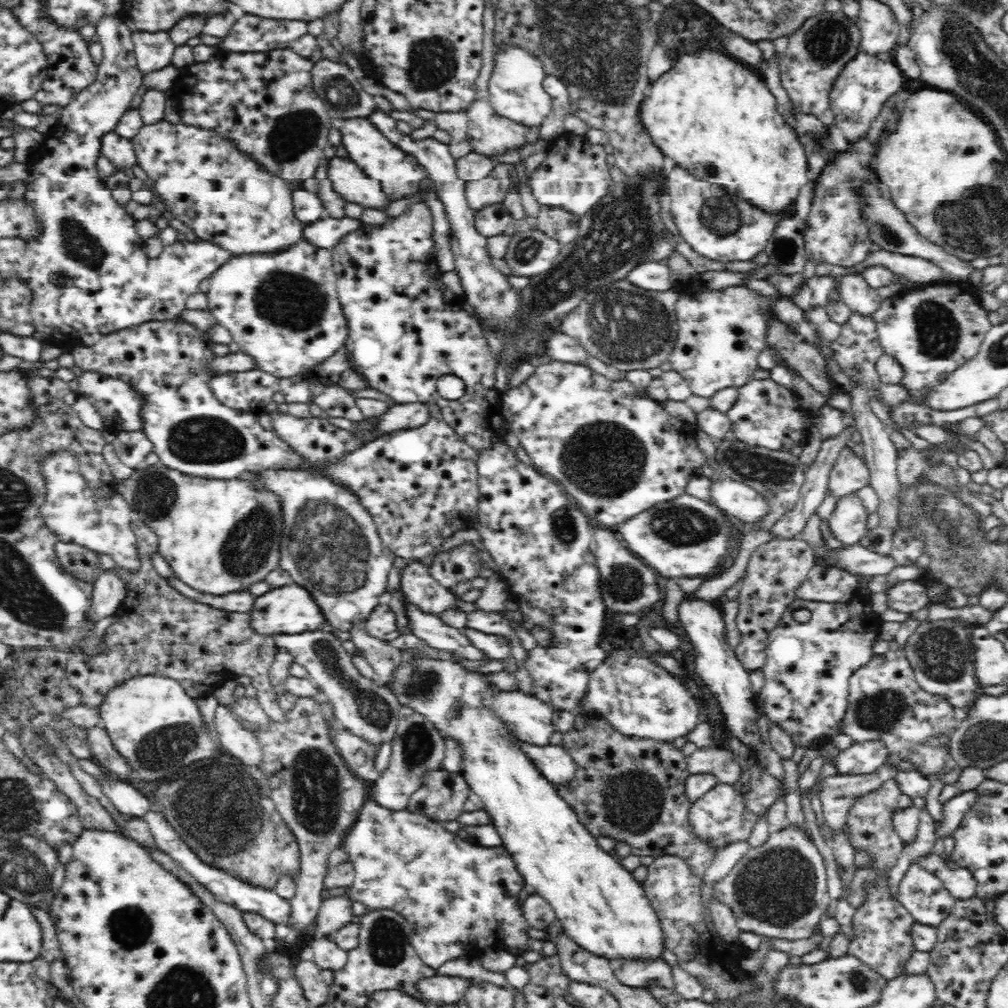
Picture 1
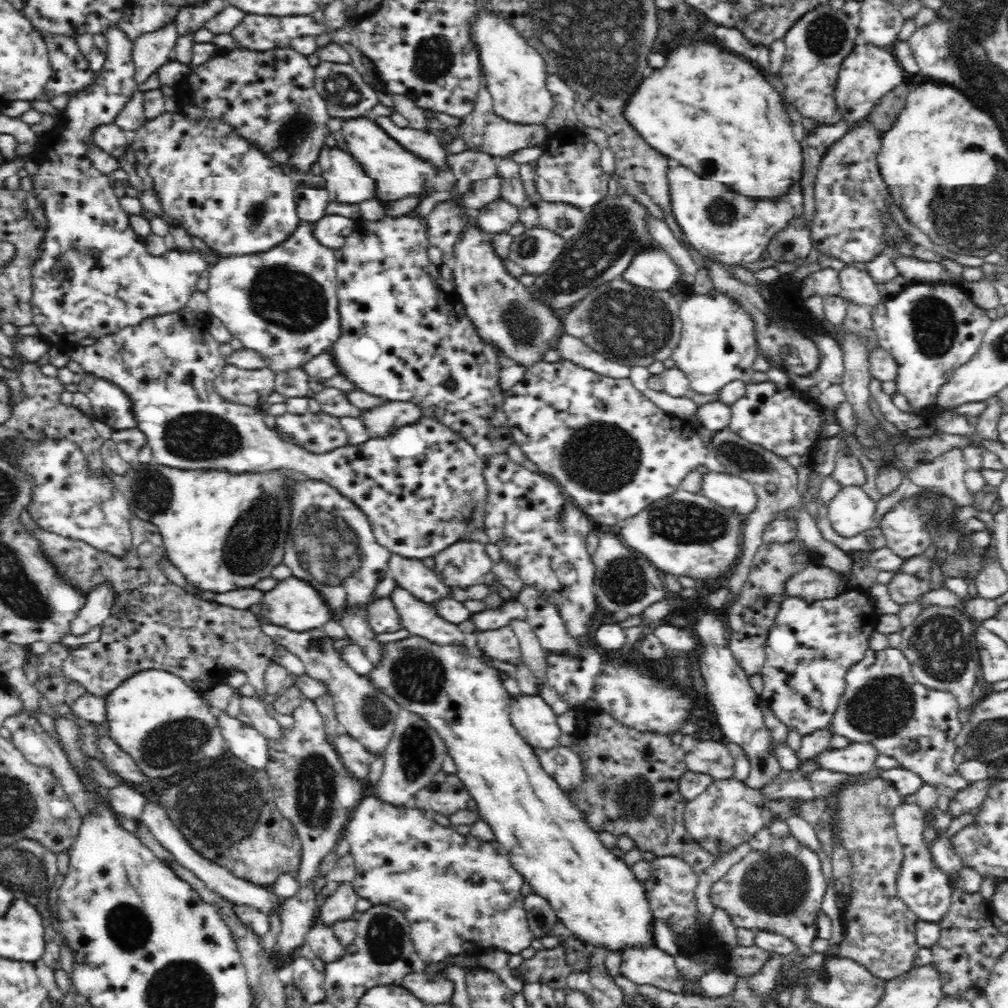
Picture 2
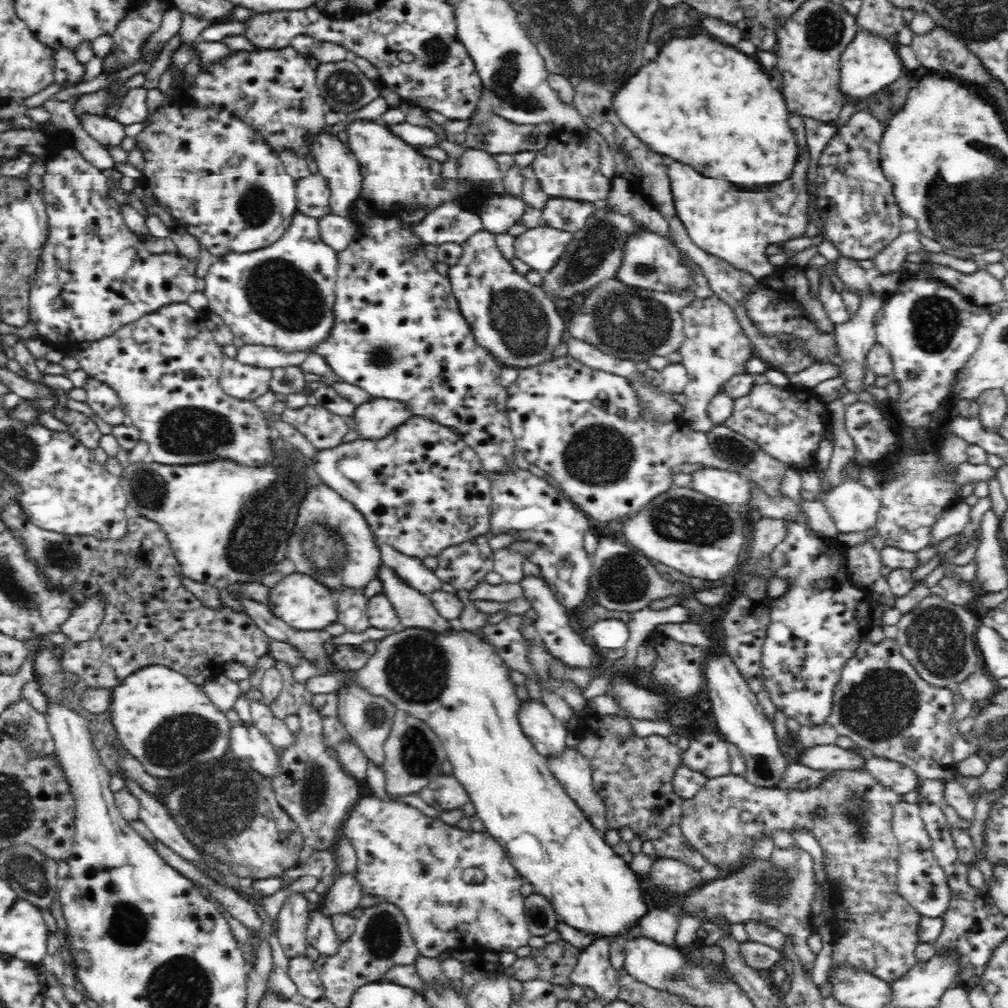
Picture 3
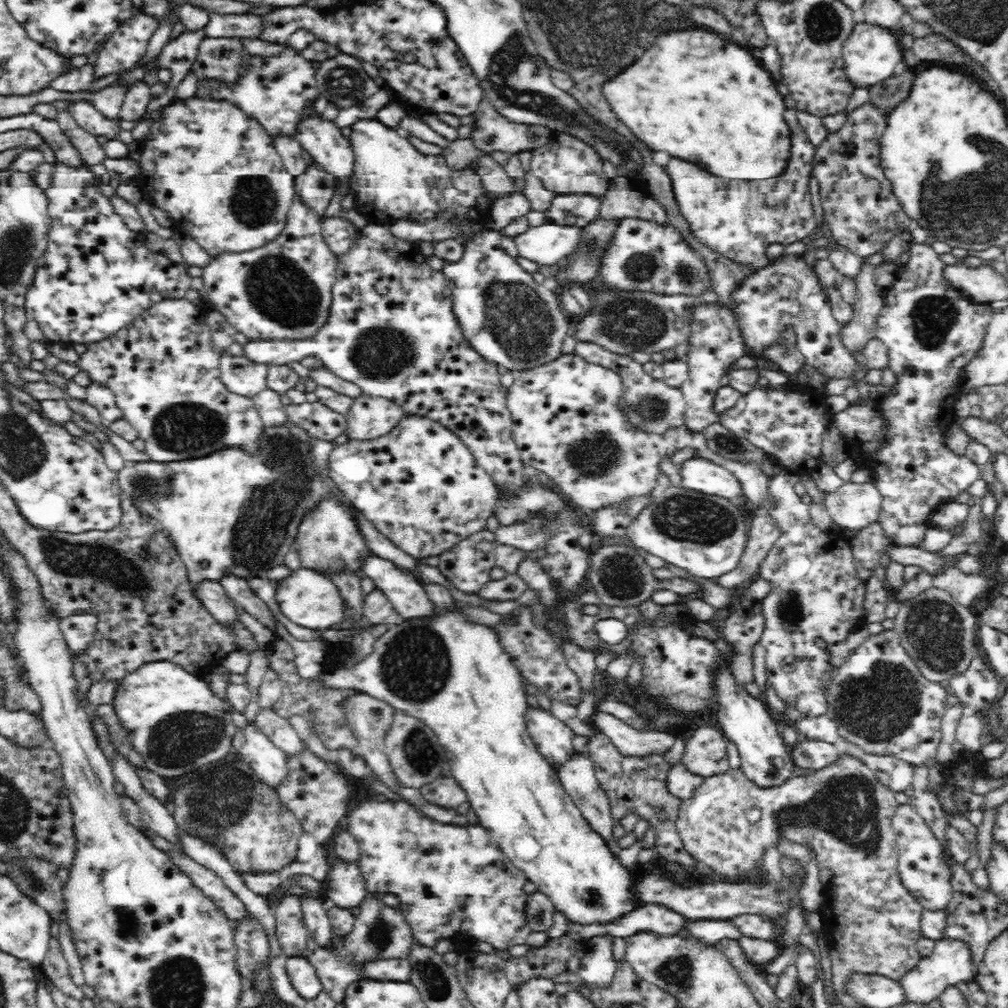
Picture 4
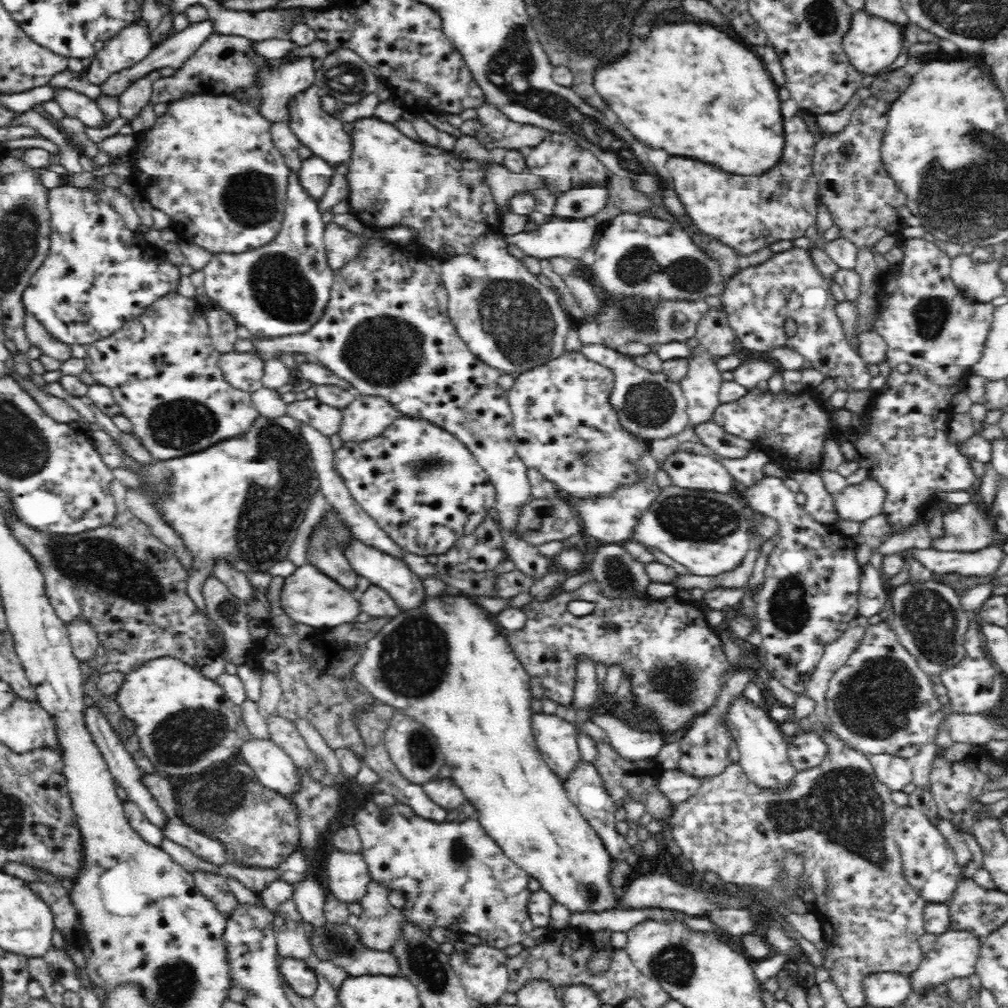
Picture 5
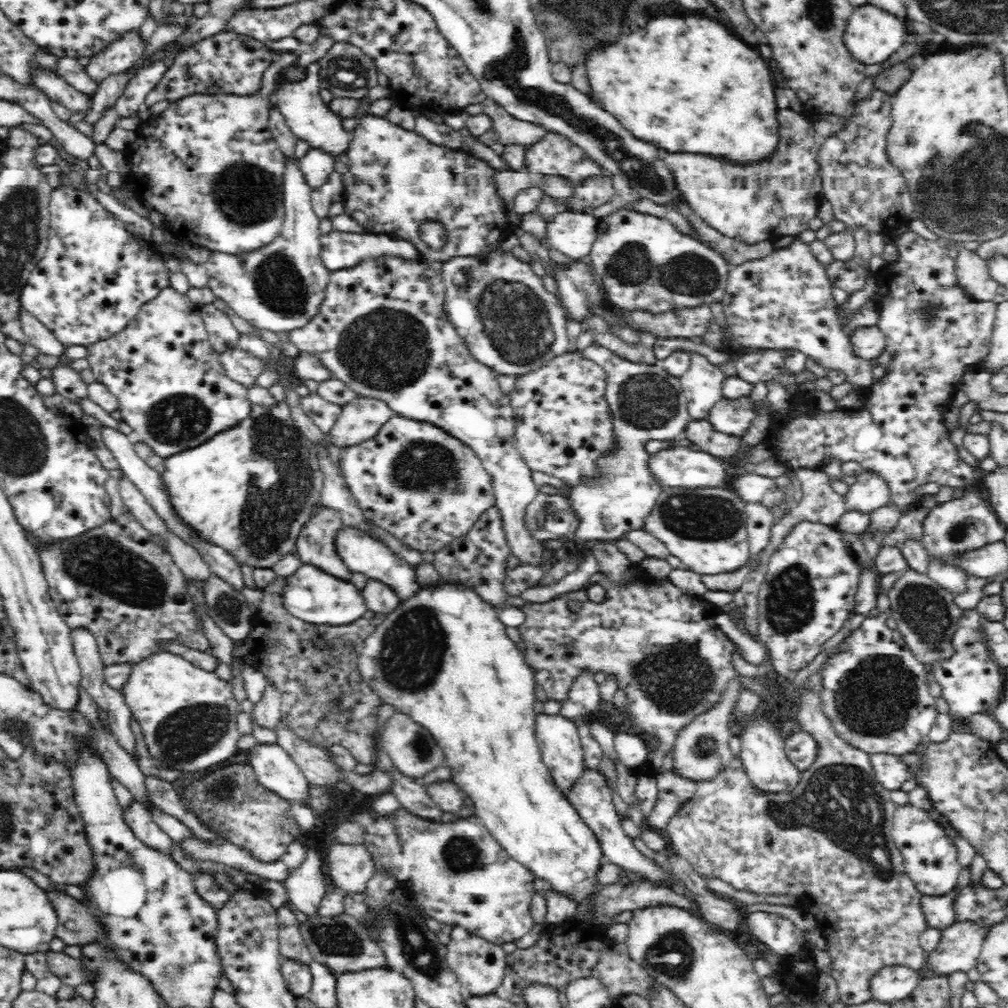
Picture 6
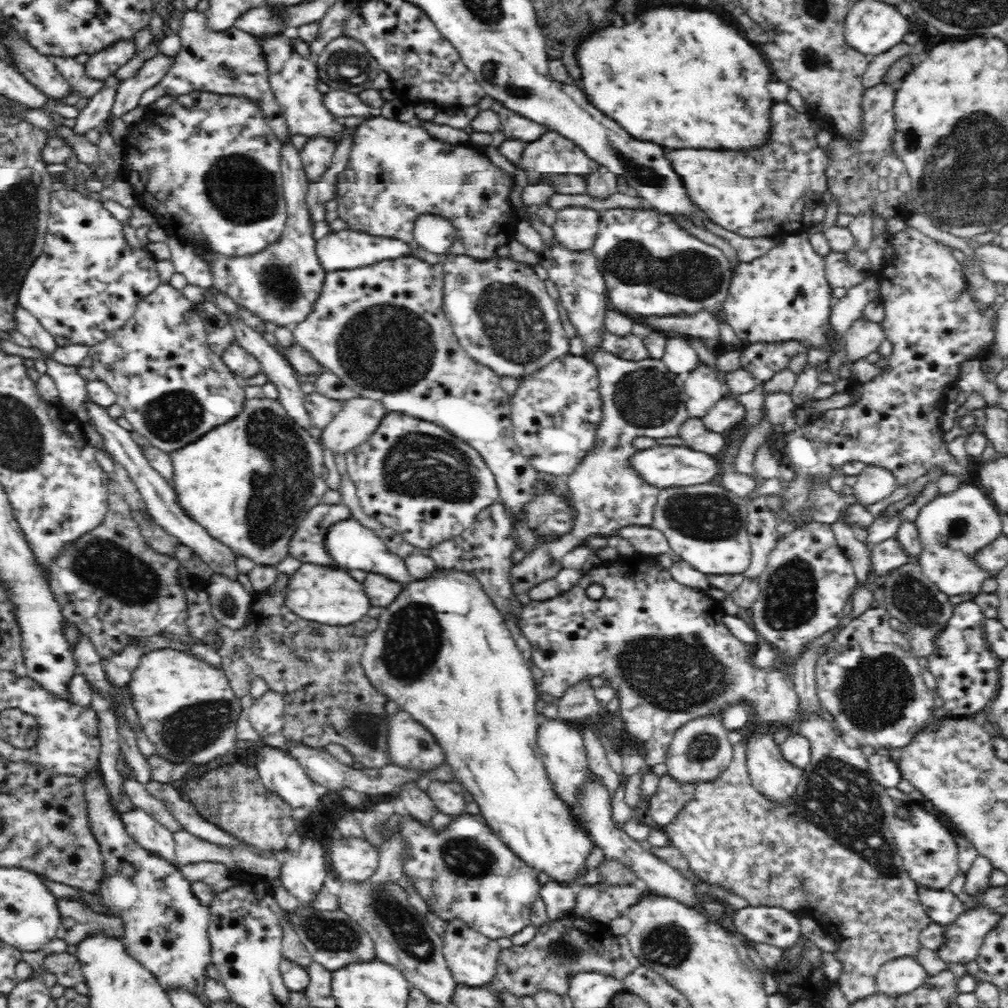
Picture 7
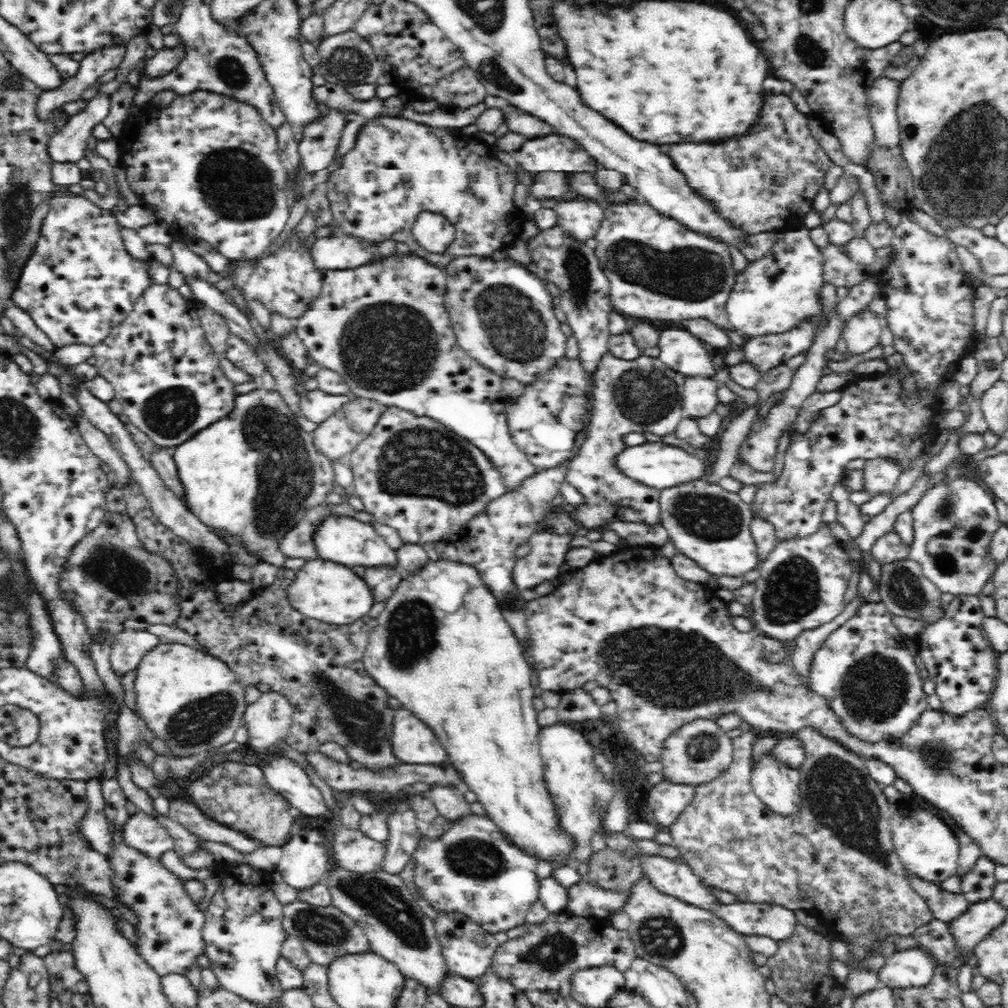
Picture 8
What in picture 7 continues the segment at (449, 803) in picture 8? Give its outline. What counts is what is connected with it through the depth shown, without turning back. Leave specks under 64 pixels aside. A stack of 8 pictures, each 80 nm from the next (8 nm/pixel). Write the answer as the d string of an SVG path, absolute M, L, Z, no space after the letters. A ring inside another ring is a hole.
M456 780L432 781L427 786L427 795L434 801L438 812L444 812L453 819L466 812L465 789Z

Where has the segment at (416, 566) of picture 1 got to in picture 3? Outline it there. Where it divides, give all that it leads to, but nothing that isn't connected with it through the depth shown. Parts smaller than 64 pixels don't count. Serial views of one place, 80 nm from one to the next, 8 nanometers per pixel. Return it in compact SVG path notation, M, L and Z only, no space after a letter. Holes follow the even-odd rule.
M375 536L375 542L376 542L376 549L378 549L378 552L380 552L380 557L382 557L382 563L386 564L387 566L390 566L395 572L398 573L398 576L401 576L403 580L406 580L406 583L412 585L412 587L416 589L420 589L420 591L423 594L429 595L430 592L434 592L434 589L440 589L442 586L442 582L435 576L435 572L432 570L429 570L424 566L423 562L420 559L412 558L410 556L406 556L406 554L403 554L403 552L400 552L396 550L396 548L393 548L392 546L389 546L387 543L381 542L380 540L376 540Z

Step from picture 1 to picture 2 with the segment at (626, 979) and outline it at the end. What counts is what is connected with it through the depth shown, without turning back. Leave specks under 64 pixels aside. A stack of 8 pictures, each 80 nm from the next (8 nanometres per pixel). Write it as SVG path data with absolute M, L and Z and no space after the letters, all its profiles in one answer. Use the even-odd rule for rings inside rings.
M654 943L624 947L620 953L619 972L634 983L649 984L654 988L676 994L683 992L706 998L700 989L700 984L696 982L696 988L694 988L692 980L678 969L676 957L663 951Z

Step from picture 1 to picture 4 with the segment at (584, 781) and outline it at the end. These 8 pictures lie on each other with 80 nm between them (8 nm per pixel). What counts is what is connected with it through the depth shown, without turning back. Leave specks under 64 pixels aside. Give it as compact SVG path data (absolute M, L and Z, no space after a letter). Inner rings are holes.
M598 732L585 738L588 758L593 762L596 777L610 799L610 810L615 820L620 821L632 808L638 811L639 819L648 821L656 830L655 850L666 861L684 866L695 866L696 862L686 852L675 830L674 822L682 800L671 796L665 787L665 778L670 764L664 761L663 754L650 754L646 758L628 757L618 752L608 736Z

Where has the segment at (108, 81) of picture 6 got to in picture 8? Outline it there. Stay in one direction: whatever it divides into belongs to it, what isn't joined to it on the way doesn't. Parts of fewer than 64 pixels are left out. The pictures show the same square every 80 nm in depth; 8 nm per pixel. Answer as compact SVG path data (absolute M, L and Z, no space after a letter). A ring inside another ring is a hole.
M99 92L88 100L85 107L62 126L58 134L54 134L48 144L48 153L54 162L76 162L84 158L88 149L88 138L94 135L92 128L103 123L108 116L110 102L108 95Z

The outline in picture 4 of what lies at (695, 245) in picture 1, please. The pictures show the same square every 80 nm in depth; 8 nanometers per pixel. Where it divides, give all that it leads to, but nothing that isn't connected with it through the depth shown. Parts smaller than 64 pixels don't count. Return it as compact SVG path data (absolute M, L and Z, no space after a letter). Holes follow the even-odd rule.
M801 126L789 128L789 130L791 145L786 166L782 172L770 178L762 180L727 179L714 175L713 172L696 163L684 159L680 160L676 157L671 157L668 165L664 167L665 172L671 178L680 213L690 223L690 229L692 229L694 236L714 251L724 253L726 257L730 257L734 261L750 263L752 270L759 269L768 262L769 259L765 252L770 244L788 245L801 241L802 238L808 237L812 230L815 230L816 216L814 216L814 206L812 206L812 198L810 197L814 144L808 140L808 134Z

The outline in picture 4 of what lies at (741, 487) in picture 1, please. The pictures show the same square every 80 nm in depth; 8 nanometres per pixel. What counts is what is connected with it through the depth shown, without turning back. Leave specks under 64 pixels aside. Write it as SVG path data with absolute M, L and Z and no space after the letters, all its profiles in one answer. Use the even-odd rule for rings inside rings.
M700 456L688 458L678 466L678 474L678 486L682 488L743 502L739 480L713 460Z

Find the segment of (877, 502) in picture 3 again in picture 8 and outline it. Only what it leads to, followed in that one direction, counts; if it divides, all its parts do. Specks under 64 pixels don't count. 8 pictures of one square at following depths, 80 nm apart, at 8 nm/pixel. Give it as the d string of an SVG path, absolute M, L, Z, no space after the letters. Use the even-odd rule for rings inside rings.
M876 457L866 461L866 492L870 496L890 492L902 474L902 465L890 457Z

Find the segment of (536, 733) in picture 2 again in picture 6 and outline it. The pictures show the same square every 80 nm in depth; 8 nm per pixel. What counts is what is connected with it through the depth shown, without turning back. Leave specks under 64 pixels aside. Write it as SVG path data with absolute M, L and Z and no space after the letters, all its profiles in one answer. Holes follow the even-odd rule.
M540 713L537 716L537 739L542 755L543 763L546 765L550 776L556 783L558 790L565 795L569 796L570 790L574 784L578 783L582 774L586 770L584 764L584 752L582 751L582 742L578 736L576 725L567 718L558 715L546 715Z

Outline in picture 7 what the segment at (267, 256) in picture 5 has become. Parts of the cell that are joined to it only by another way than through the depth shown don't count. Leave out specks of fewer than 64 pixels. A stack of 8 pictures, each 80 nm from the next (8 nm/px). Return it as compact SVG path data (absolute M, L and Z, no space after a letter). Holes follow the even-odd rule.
M292 135L281 142L280 151L282 180L288 209L288 220L286 220L285 230L280 239L254 256L231 258L211 252L211 260L209 261L212 275L214 275L213 286L217 292L230 296L238 306L246 308L269 326L298 324L303 321L320 296L326 274L318 262L315 251L316 240L313 238L313 227L309 222L308 209L306 209L306 192L308 192L310 182L307 180L300 153L296 150L291 139Z

